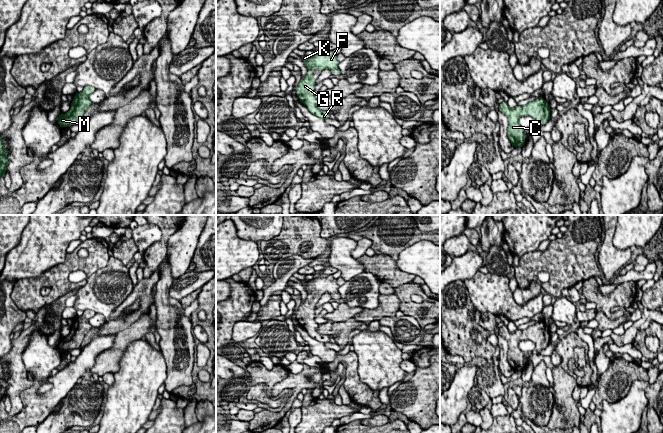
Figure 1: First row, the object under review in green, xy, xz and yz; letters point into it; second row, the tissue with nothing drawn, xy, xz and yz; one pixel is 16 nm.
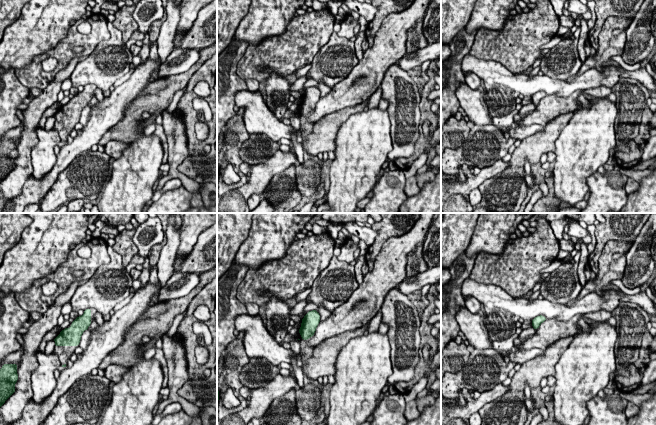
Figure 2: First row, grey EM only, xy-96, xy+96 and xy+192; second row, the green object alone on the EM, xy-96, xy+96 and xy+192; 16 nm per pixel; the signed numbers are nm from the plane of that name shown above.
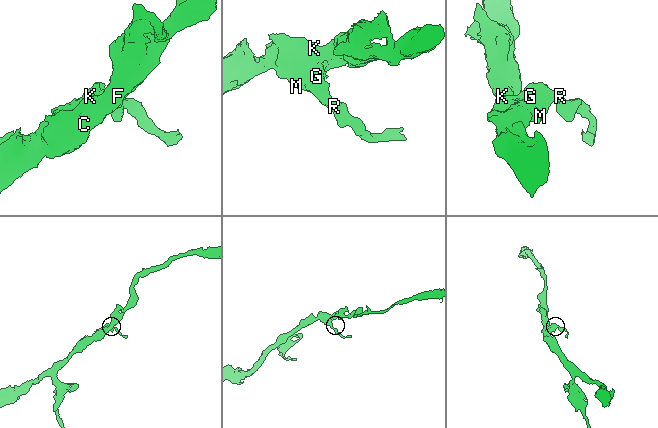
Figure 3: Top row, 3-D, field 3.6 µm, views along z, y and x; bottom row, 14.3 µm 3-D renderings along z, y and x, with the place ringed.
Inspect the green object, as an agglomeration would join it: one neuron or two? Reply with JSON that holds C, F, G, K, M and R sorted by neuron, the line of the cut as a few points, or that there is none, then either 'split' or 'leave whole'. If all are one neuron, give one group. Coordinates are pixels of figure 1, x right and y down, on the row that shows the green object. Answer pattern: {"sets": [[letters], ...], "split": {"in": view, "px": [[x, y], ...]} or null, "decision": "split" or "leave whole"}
{"sets": [["C", "F", "G", "K", "M", "R"]], "split": null, "decision": "leave whole"}

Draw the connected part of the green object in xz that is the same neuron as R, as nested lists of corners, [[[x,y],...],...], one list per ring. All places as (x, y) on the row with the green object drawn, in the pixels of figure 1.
[[[329,51],[323,54],[316,54],[313,58],[308,58],[306,55],[301,57],[302,61],[305,62],[308,73],[296,86],[296,95],[299,101],[303,103],[312,114],[322,119],[328,119],[330,118],[328,112],[322,111],[317,107],[318,100],[314,95],[314,86],[316,82],[311,72],[313,70],[322,72],[327,68],[331,71],[332,75],[335,75],[336,70],[338,71],[338,75],[341,75],[341,71],[338,69],[339,61],[337,60],[337,55],[335,55],[333,51]]]

